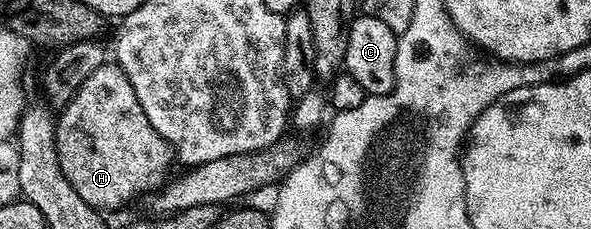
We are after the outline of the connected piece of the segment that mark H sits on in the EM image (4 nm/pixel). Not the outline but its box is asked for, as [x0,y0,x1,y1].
[57,63,175,211]

